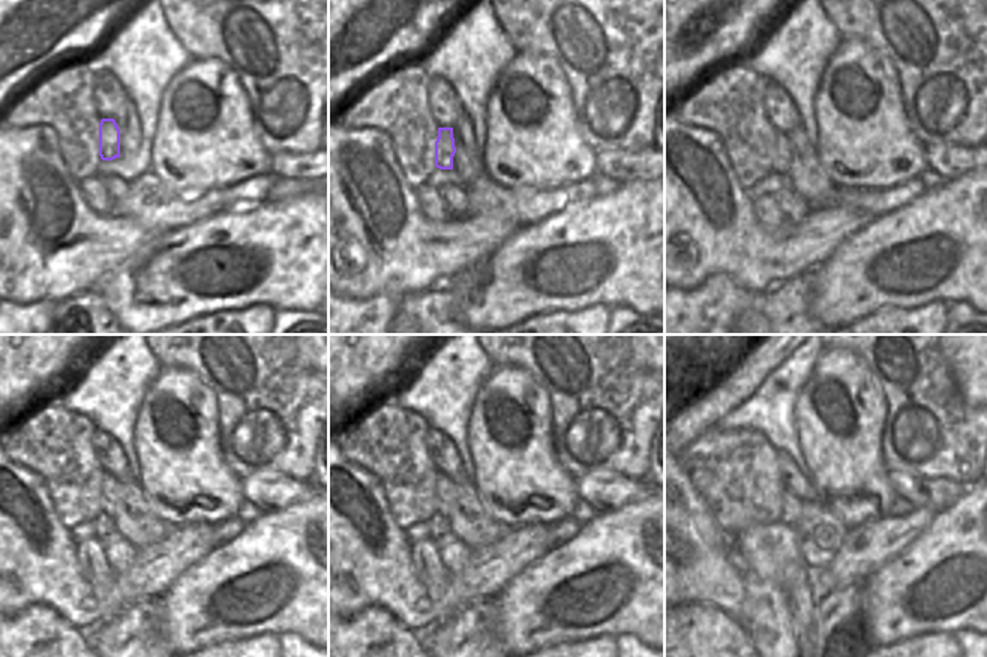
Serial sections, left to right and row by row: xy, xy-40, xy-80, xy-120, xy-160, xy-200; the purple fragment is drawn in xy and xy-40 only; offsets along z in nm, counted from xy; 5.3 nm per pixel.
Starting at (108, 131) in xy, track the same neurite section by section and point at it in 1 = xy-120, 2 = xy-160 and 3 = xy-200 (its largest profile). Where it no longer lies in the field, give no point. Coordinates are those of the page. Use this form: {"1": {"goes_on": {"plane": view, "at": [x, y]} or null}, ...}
{"1": {"goes_on": {"plane": "xy-120", "at": [110, 486]}}, "2": {"goes_on": {"plane": "xy-160", "at": [444, 488]}}, "3": {"goes_on": {"plane": "xy-200", "at": [791, 513]}}}

